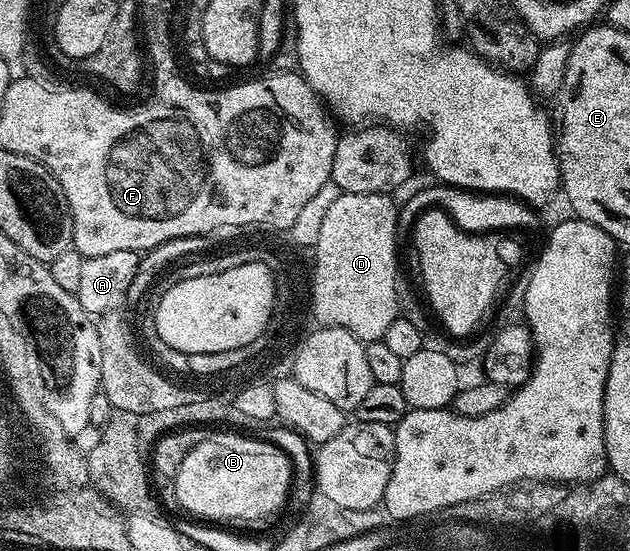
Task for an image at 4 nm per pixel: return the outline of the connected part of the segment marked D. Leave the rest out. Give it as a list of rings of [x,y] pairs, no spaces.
[[[341,193],[338,200],[334,200],[334,205],[326,211],[326,217],[322,220],[322,232],[318,232],[317,252],[320,257],[318,272],[316,276],[315,303],[316,311],[319,311],[322,317],[322,323],[325,326],[337,326],[346,332],[353,334],[359,342],[365,344],[370,342],[379,342],[386,336],[386,328],[394,324],[394,320],[401,313],[400,298],[396,295],[396,240],[398,233],[396,231],[396,215],[398,211],[397,203],[392,203],[393,195],[386,194],[345,194]]]

